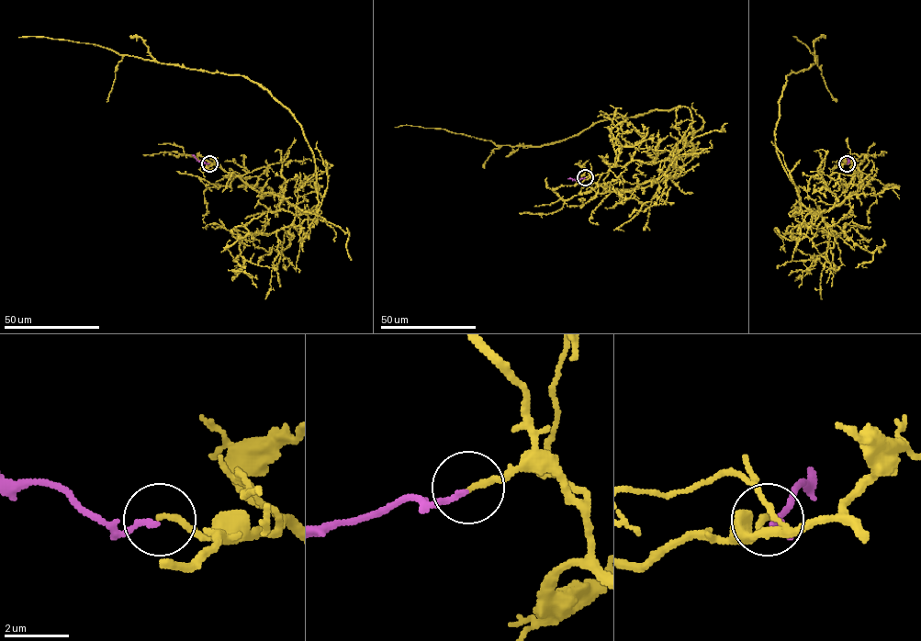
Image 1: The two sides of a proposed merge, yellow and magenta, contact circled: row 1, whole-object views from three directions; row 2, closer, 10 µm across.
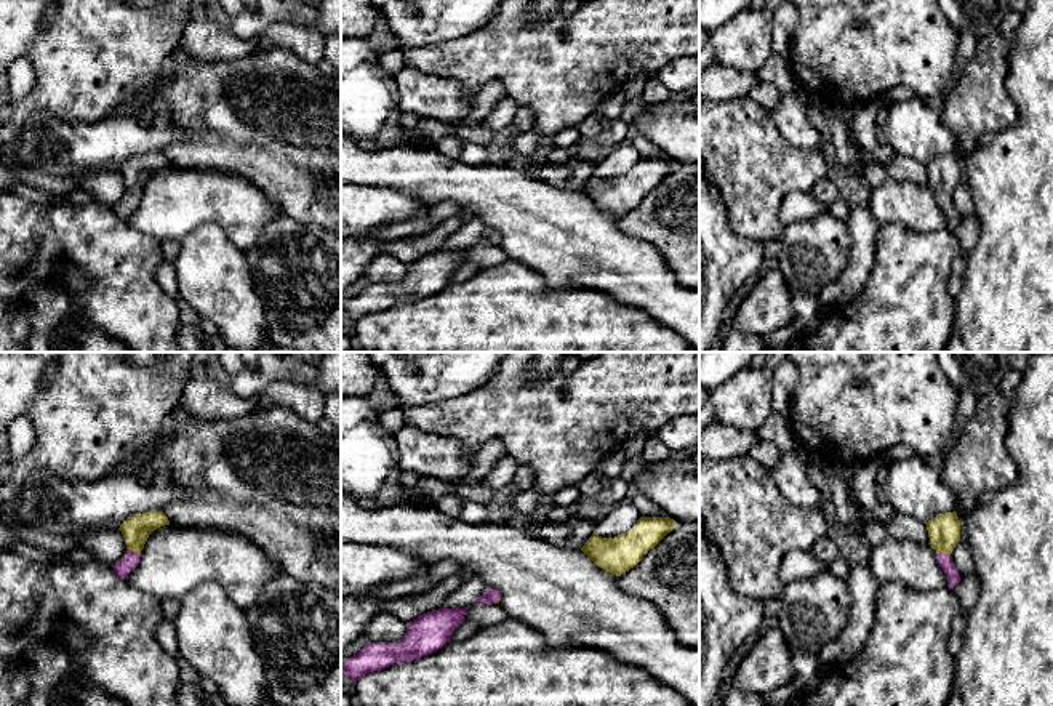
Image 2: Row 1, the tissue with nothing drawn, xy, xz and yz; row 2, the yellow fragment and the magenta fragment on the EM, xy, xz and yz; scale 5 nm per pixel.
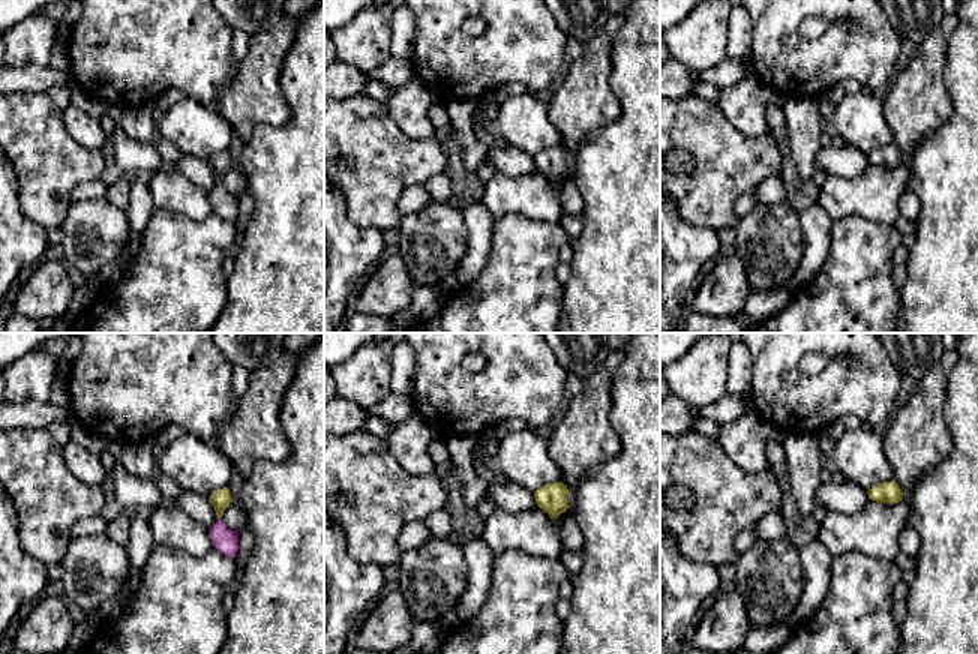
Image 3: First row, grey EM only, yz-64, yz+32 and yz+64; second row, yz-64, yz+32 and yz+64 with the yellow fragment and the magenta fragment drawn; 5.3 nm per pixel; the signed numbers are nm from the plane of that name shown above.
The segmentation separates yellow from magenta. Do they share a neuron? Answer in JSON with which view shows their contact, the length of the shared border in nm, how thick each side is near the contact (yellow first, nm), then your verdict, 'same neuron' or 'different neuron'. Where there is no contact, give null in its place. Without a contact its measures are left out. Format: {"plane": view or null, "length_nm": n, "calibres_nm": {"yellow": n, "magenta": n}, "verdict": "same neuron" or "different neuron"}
{"plane": "yz", "length_nm": 70, "calibres_nm": {"yellow": 160, "magenta": 70}, "verdict": "same neuron"}

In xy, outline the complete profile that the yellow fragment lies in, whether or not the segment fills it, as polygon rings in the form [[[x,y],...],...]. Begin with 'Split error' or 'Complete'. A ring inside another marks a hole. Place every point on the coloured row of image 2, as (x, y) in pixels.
Split error. [[[162,511],[131,515],[120,525],[118,530],[125,538],[128,551],[117,564],[110,565],[120,580],[125,580],[138,567],[149,535],[165,525],[170,525],[170,520]]]

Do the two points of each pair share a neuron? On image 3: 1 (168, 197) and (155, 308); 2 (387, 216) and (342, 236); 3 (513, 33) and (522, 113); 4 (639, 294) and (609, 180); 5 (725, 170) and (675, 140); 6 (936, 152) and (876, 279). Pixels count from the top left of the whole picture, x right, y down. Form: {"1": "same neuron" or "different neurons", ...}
{"1": "different neurons", "2": "different neurons", "3": "different neurons", "4": "same neuron", "5": "same neuron", "6": "different neurons"}

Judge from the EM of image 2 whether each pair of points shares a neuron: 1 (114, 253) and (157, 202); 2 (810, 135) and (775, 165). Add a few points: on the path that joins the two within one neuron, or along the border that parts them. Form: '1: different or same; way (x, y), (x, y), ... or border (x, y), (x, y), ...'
1: different; border (122, 221), (143, 234), (152, 236), (159, 242)
2: different; border (773, 116), (791, 144), (818, 148)

